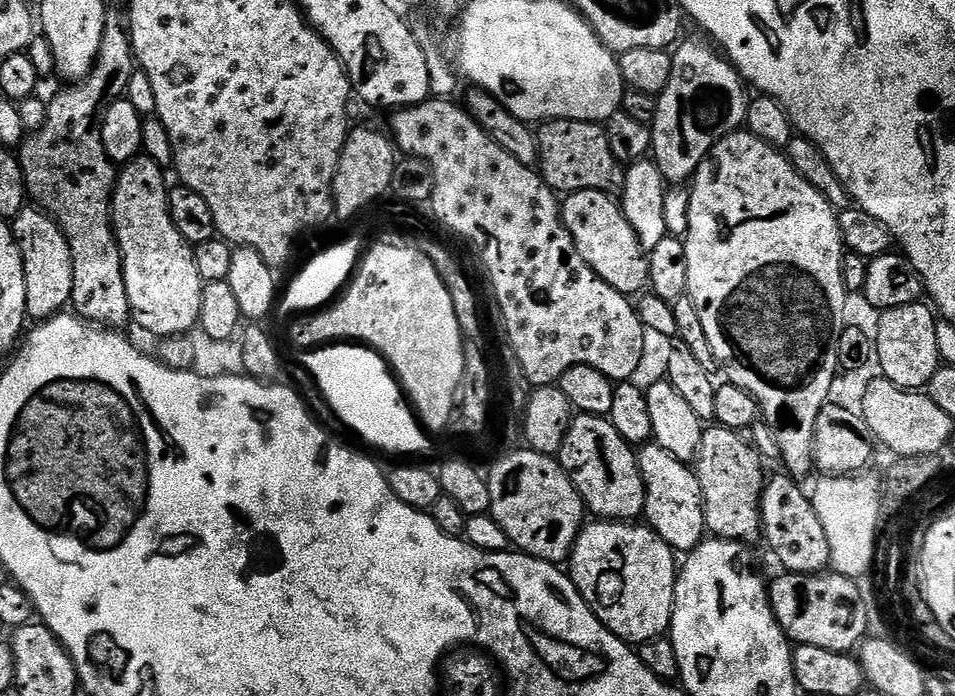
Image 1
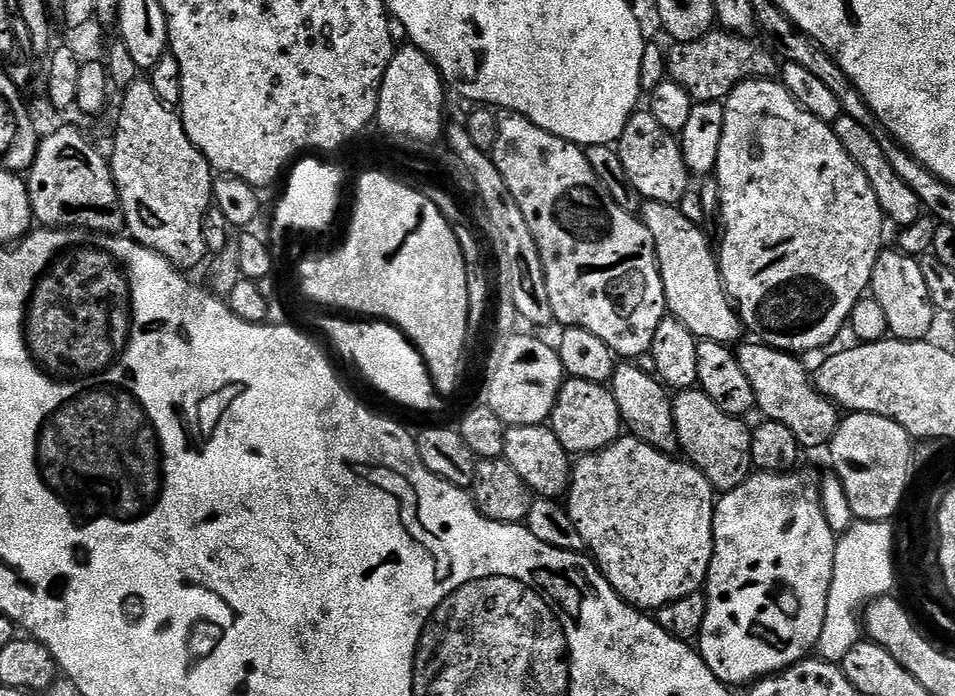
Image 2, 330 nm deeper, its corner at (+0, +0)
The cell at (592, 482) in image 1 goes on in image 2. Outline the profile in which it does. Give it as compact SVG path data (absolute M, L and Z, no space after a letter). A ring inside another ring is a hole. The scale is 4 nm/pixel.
M571 378L561 383L551 405L550 431L556 436L565 453L598 452L617 439L621 428L622 421L617 413L616 404L612 400L609 389L603 383Z

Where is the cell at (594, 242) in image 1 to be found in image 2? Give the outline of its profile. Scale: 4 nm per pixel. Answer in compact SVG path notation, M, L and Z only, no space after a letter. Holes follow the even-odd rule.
M649 200L641 205L639 219L647 230L651 243L656 243L656 248L662 255L678 255L684 244L684 236L688 239L688 257L685 260L676 260L664 268L664 296L668 299L669 310L672 311L669 312L671 319L677 320L697 341L712 340L723 346L732 346L732 343L735 345L741 339L739 336L742 336L742 326L718 281L718 264L713 245L712 248L708 245L708 240L700 233L699 227L686 227L684 217L672 204L659 204Z

